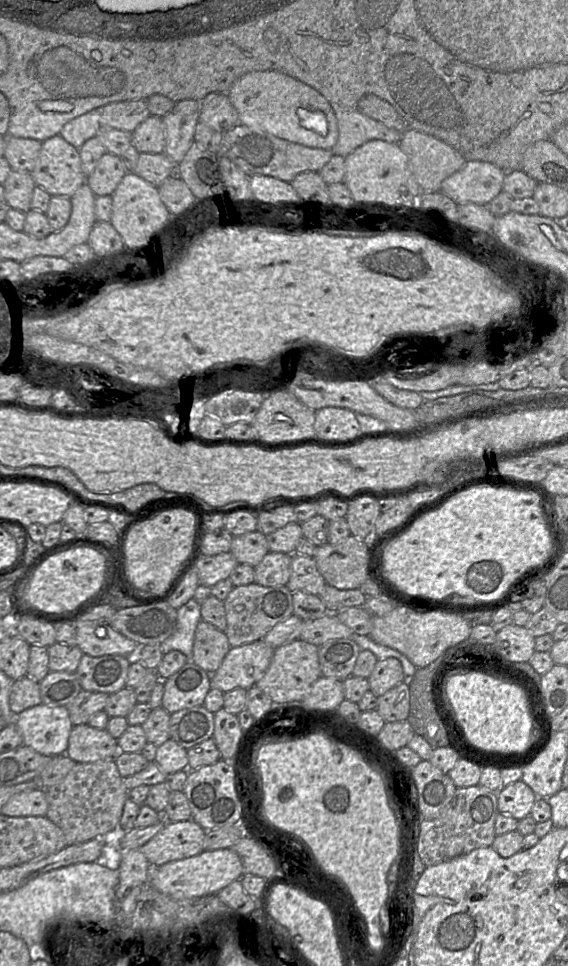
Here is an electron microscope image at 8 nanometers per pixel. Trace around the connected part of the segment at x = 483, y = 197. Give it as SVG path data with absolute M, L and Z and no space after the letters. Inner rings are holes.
M466 161L460 170L442 182L439 192L457 205L485 205L503 190L505 174L504 170L490 162Z

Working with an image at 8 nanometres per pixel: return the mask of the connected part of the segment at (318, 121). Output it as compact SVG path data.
M249 72L226 93L238 113L240 125L309 148L331 150L338 140L337 119L329 102L312 87L284 73Z

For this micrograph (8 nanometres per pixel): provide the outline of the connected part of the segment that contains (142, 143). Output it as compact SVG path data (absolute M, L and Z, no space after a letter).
M150 116L131 132L131 144L139 153L165 151L165 130L162 118Z

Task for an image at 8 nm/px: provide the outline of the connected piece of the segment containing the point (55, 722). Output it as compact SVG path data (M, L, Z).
M39 704L15 715L23 745L45 756L64 755L73 728L66 706Z

